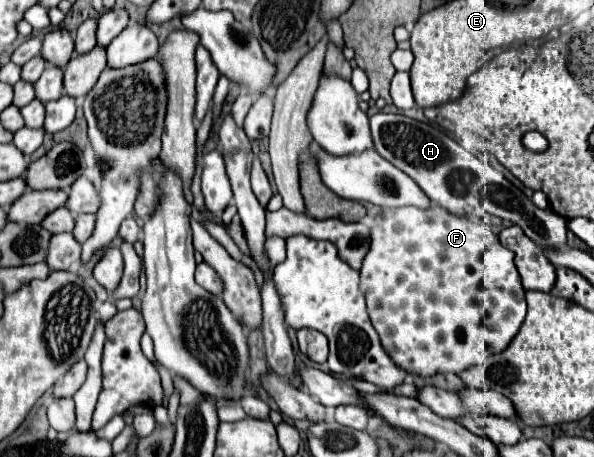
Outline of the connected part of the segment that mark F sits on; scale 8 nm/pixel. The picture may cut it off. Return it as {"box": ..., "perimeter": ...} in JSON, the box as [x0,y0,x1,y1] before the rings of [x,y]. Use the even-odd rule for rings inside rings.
{"box":[361,201,527,376],"perimeter":[[[431,201],[429,210],[419,210],[419,208],[411,208],[411,206],[409,208],[393,208],[393,210],[385,208],[375,218],[377,224],[371,228],[371,248],[369,248],[369,254],[363,260],[363,266],[361,266],[361,288],[365,290],[367,312],[371,316],[373,328],[381,336],[383,348],[389,352],[393,362],[407,372],[417,372],[421,376],[431,376],[431,374],[437,374],[437,372],[457,374],[459,370],[465,370],[465,368],[471,368],[471,366],[481,366],[481,364],[485,364],[485,360],[491,354],[501,352],[513,340],[513,336],[519,332],[519,328],[525,320],[525,312],[527,312],[525,290],[521,286],[519,272],[513,264],[513,252],[499,244],[499,238],[491,232],[488,224],[484,224],[482,220],[478,222],[477,217],[480,218],[487,214],[481,209],[478,211],[478,209],[471,214],[467,214],[467,216],[457,216]]]}

